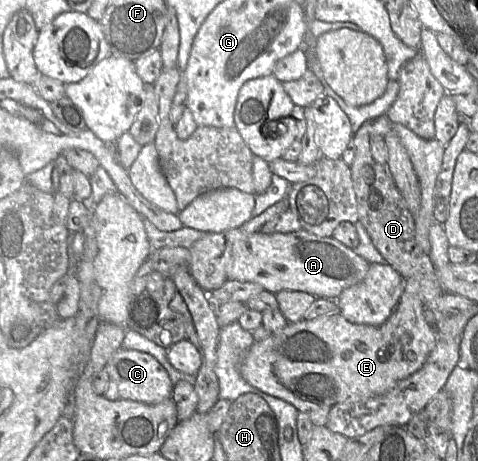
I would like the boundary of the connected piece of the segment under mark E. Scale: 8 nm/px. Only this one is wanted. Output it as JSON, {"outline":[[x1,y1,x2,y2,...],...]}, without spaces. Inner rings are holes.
{"outline":[[408,279,405,285,404,292,396,308,393,310,390,317,380,326,371,326,365,324,355,324,346,320,339,312,319,316,313,320,300,320,295,323,288,323,286,327,279,333,272,334,263,341,253,343,247,351,241,365,240,373,242,377,252,386,260,391,282,399,293,405,299,412,309,413,316,407,334,405,346,401,355,401,363,398,382,395,390,390,402,379,407,378,418,371,426,362,429,354,436,345,435,328,428,324,423,315,424,304,420,297,420,284,416,279]]}

